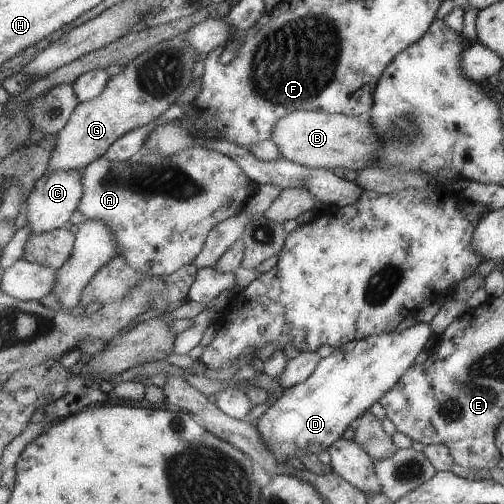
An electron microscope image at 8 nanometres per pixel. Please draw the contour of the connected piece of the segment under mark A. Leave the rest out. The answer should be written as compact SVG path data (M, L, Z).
M197 144L196 146L185 148L181 153L175 155L163 155L145 150L138 157L125 161L111 161L105 155L101 159L94 161L90 166L87 166L82 173L81 180L84 194L78 211L83 214L84 219L99 220L106 223L106 226L113 232L118 255L132 268L149 277L165 277L174 274L183 266L191 265L204 250L208 235L213 231L213 228L216 228L217 224L239 215L244 210L249 197L254 193L256 188L254 182L249 179L243 168L231 156L227 156L227 154L217 150L209 149L205 144Z

